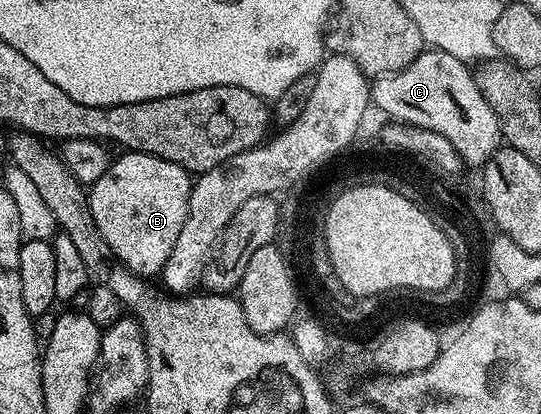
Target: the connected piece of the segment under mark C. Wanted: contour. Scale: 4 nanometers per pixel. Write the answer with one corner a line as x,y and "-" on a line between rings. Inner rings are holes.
435,48
425,49
419,56
408,65
405,70
398,74
385,74
375,79
376,83
370,86
370,102
376,106
381,115
400,122
409,122
412,126
430,128
438,132
438,136
446,136
450,144
454,146
454,152
458,152
461,163
465,167
483,167
485,162
490,160
493,152
500,149
502,139
500,136
500,121
498,116
486,104
486,96
478,92
475,73
470,69
469,63
458,60
446,52

